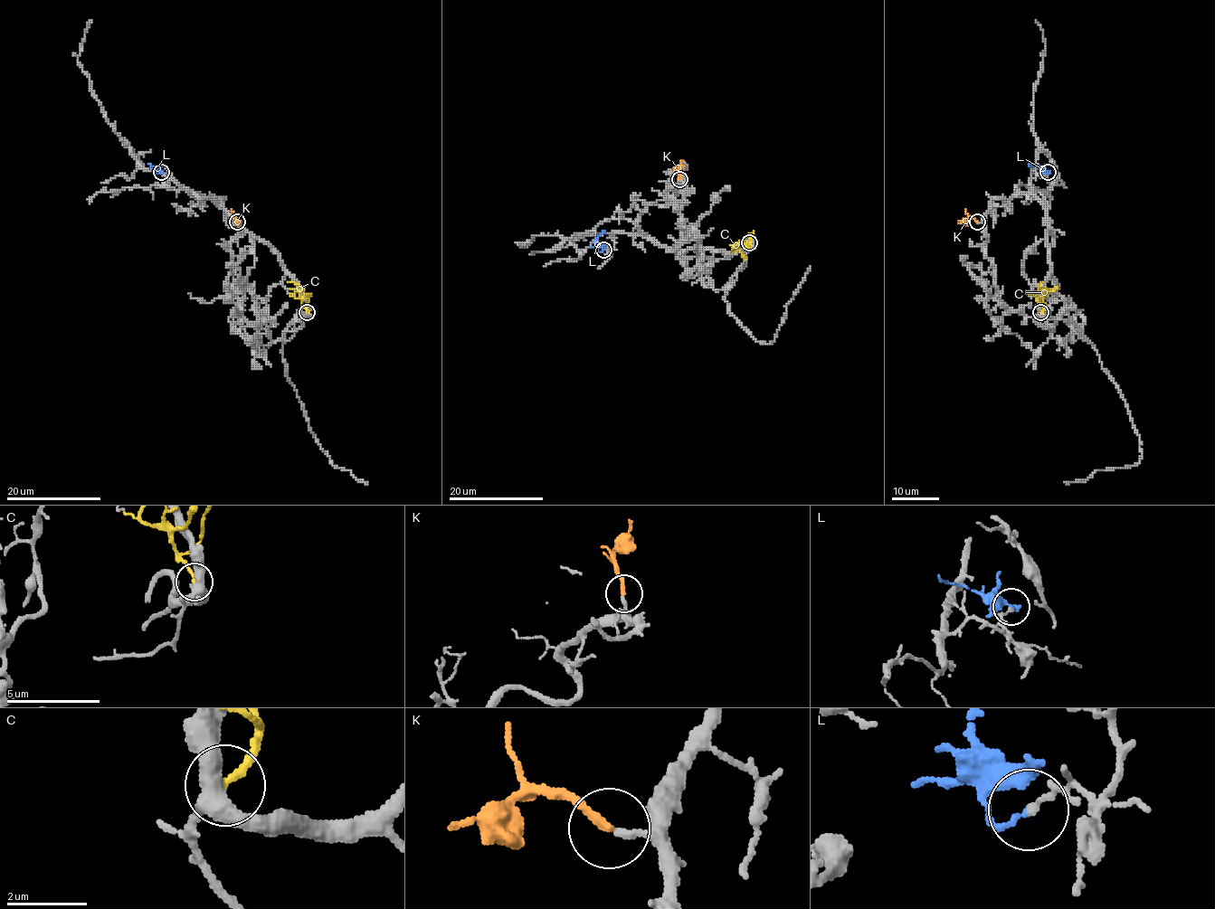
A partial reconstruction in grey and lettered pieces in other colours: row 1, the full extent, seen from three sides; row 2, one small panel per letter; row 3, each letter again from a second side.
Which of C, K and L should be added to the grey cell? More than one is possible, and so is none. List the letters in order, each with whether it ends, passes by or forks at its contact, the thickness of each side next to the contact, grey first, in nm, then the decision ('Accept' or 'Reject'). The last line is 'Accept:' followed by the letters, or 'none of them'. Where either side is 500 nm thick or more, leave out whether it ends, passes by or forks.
C: It ends there. Thickness 400 nm (grey) against 200 nm. Reject
K: It ends there. Thickness 190 nm (grey) against 220 nm. Accept
L: It ends there. Thickness 140 nm (grey) against 130 nm. Reject
Accept: K

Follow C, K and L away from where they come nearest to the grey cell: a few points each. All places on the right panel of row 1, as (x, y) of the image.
C: (1041, 312), (1045, 305), (1039, 288), (1043, 281)
K: (977, 222), (965, 217), (959, 221)
L: (1048, 172), (1043, 173), (1029, 163)

